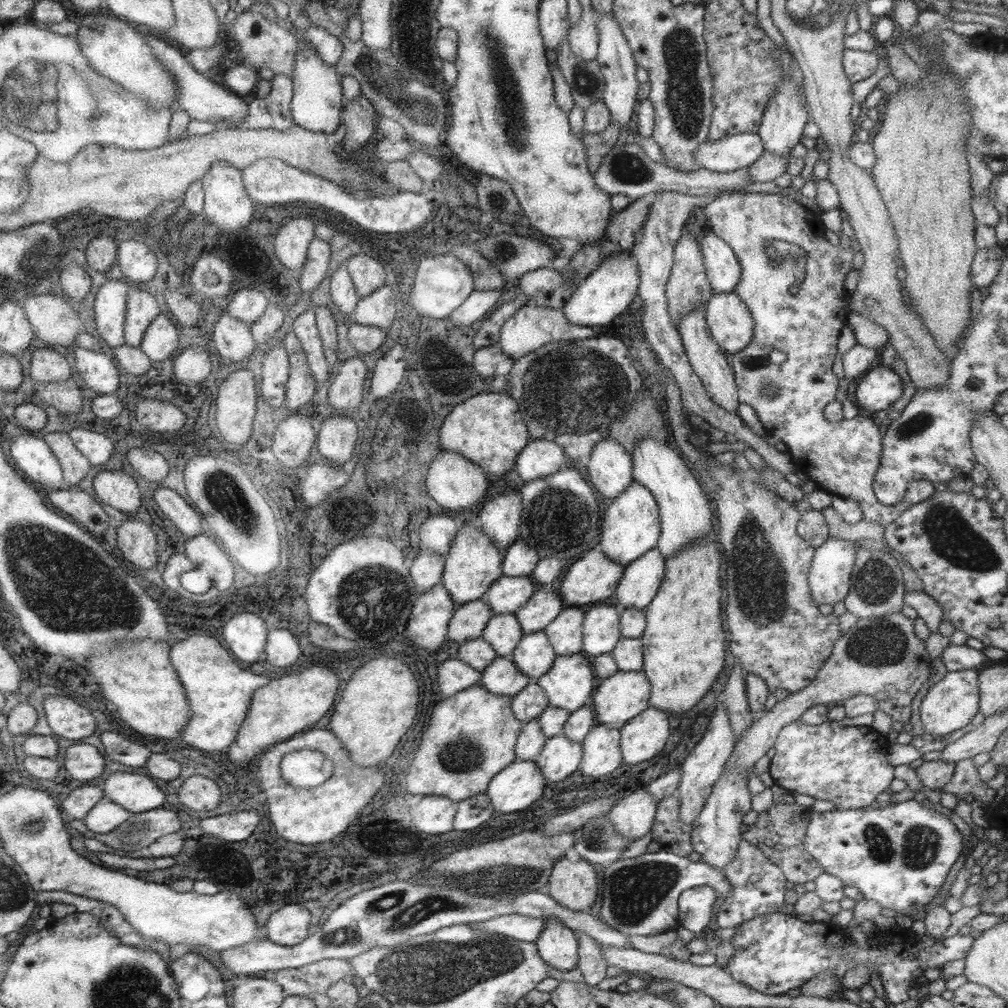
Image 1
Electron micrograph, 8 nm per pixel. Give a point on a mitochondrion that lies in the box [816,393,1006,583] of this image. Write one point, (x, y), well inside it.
(951, 537)

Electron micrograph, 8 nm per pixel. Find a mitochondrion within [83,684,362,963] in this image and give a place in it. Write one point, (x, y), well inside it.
(126, 832)

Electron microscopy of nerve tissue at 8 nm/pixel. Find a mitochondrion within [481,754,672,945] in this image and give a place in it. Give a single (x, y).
(596, 838)

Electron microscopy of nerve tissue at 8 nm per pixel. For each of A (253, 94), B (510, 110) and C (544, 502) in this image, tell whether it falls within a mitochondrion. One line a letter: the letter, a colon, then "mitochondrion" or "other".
A: other
B: mitochondrion
C: mitochondrion

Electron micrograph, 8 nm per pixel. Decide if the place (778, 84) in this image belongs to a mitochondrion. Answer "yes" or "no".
no

